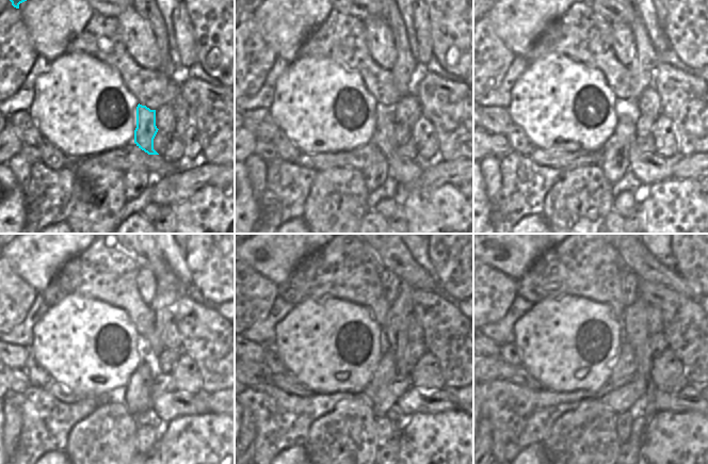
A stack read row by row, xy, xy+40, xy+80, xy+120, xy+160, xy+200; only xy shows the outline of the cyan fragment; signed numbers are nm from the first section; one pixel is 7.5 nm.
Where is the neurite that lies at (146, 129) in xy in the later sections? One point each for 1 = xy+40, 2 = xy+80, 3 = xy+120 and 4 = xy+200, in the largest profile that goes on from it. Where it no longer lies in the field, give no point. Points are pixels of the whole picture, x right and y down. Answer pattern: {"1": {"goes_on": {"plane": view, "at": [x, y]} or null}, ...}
{"1": {"goes_on": {"plane": "xy+40", "at": [404, 171]}}, "2": {"goes_on": {"plane": "xy+80", "at": [648, 169]}}, "3": {"goes_on": {"plane": "xy+120", "at": [169, 406]}}, "4": {"goes_on": {"plane": "xy+200", "at": [689, 398]}}}

